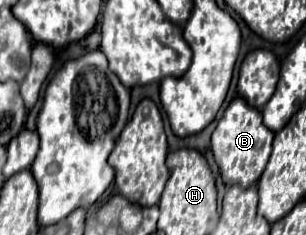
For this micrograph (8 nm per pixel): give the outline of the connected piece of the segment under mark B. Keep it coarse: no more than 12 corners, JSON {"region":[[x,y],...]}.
{"region":[[235,97],[211,149],[225,185],[261,177],[275,133]]}

